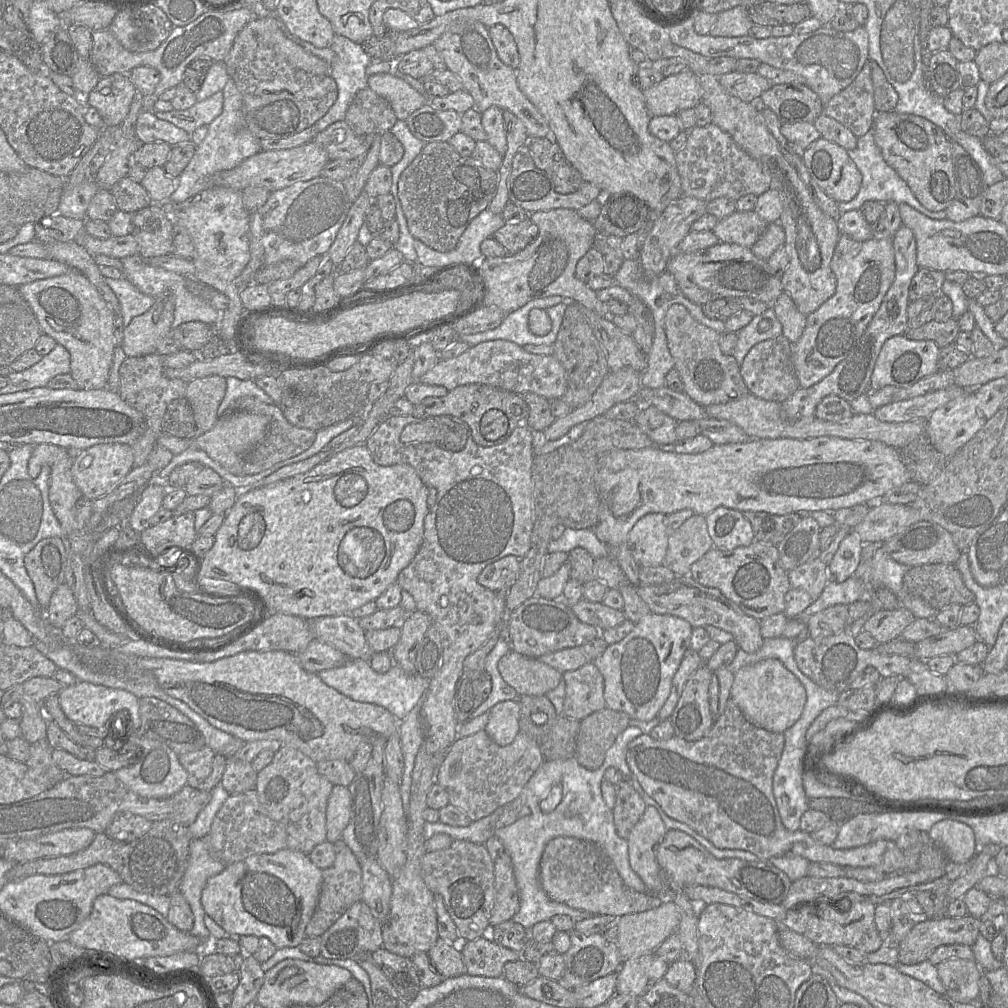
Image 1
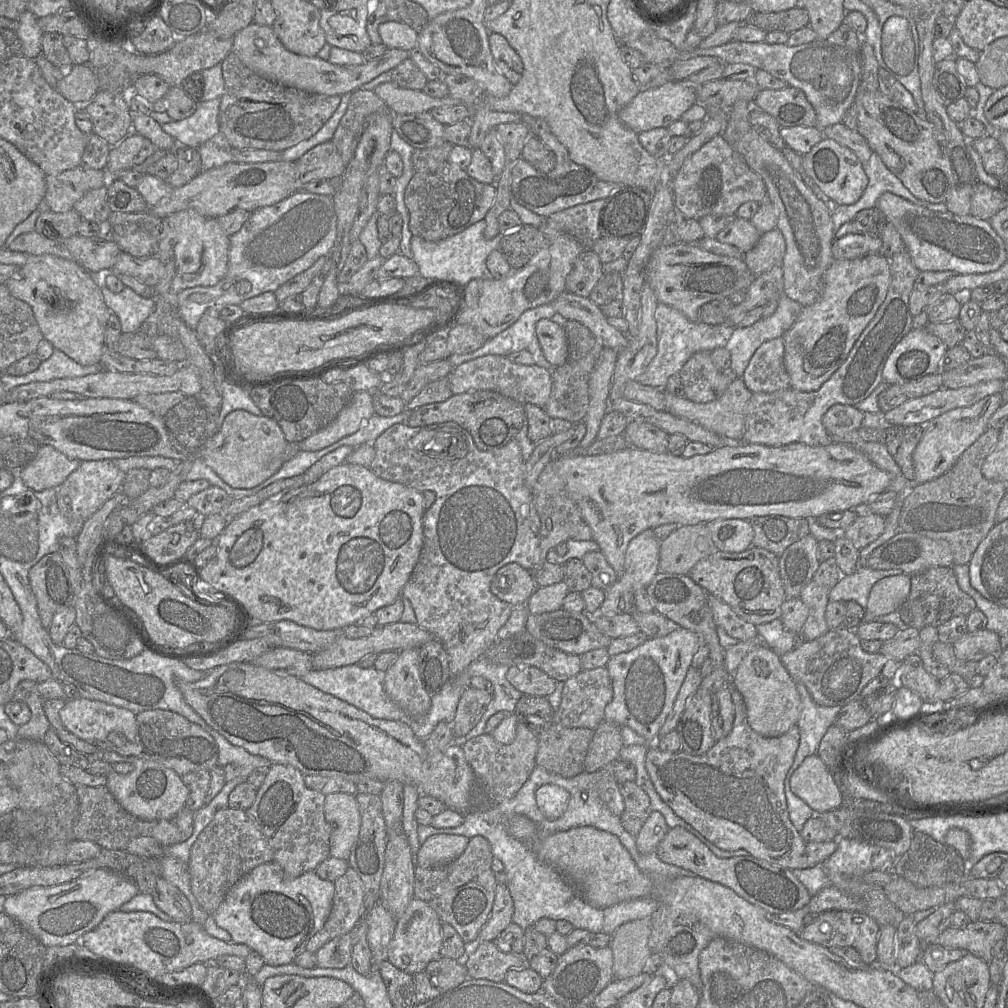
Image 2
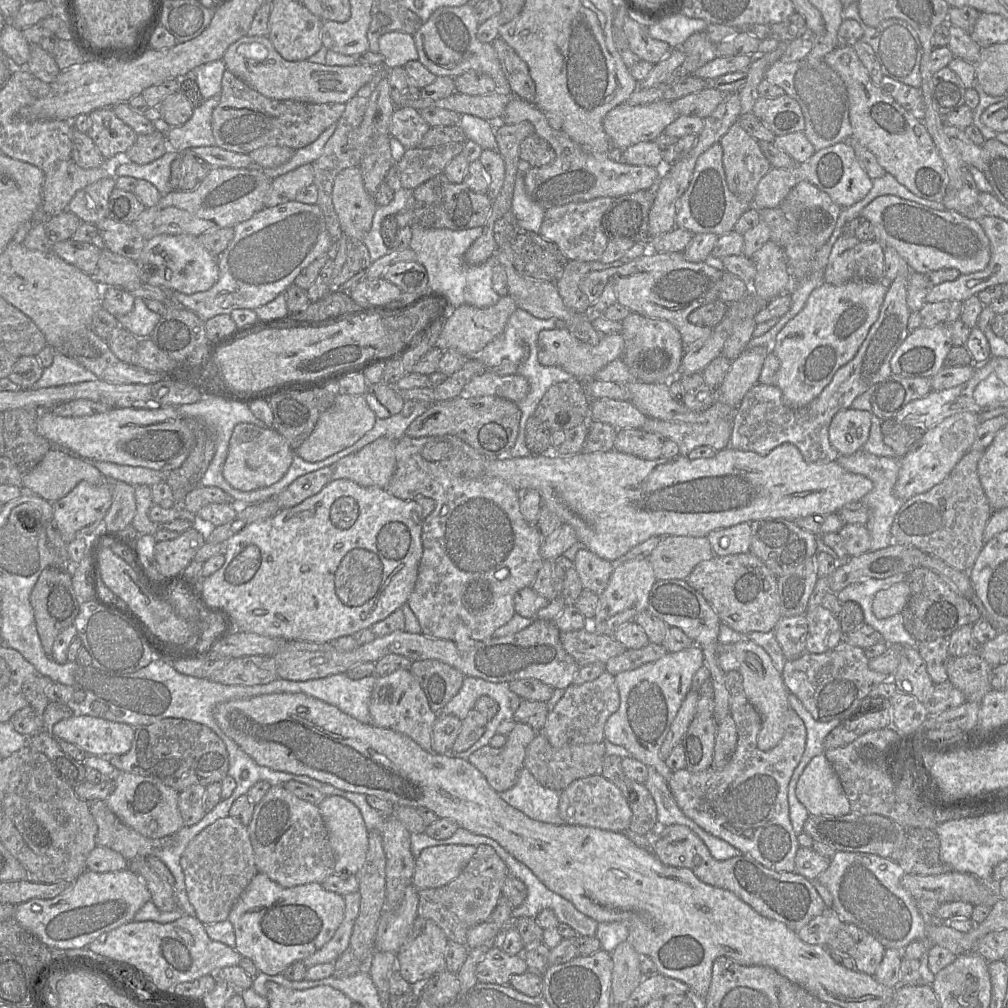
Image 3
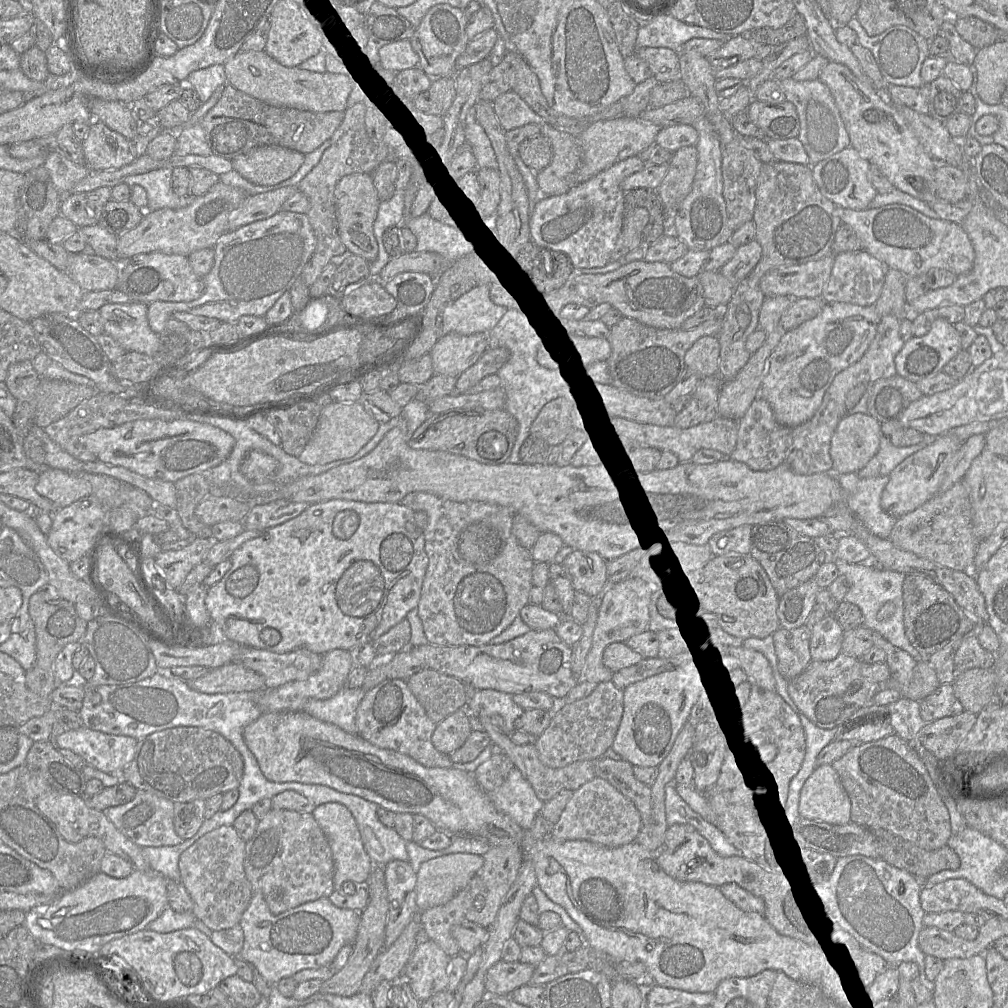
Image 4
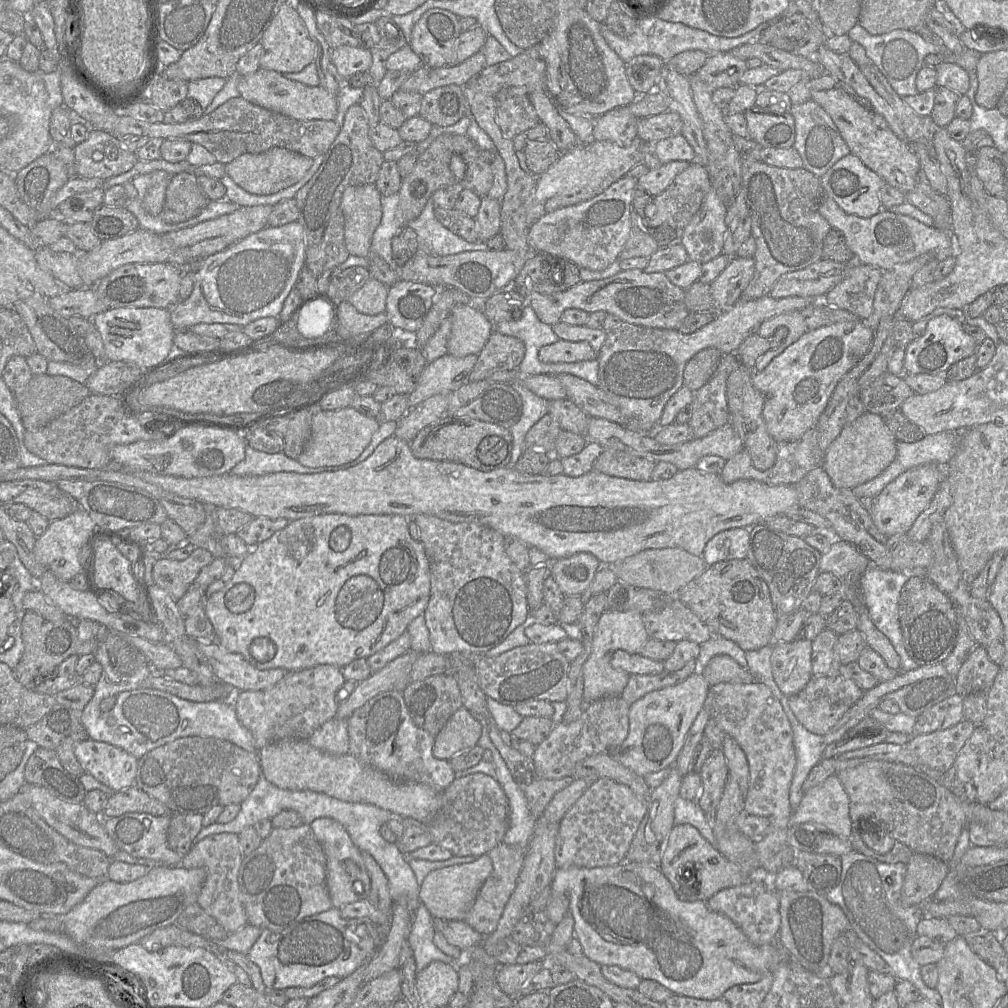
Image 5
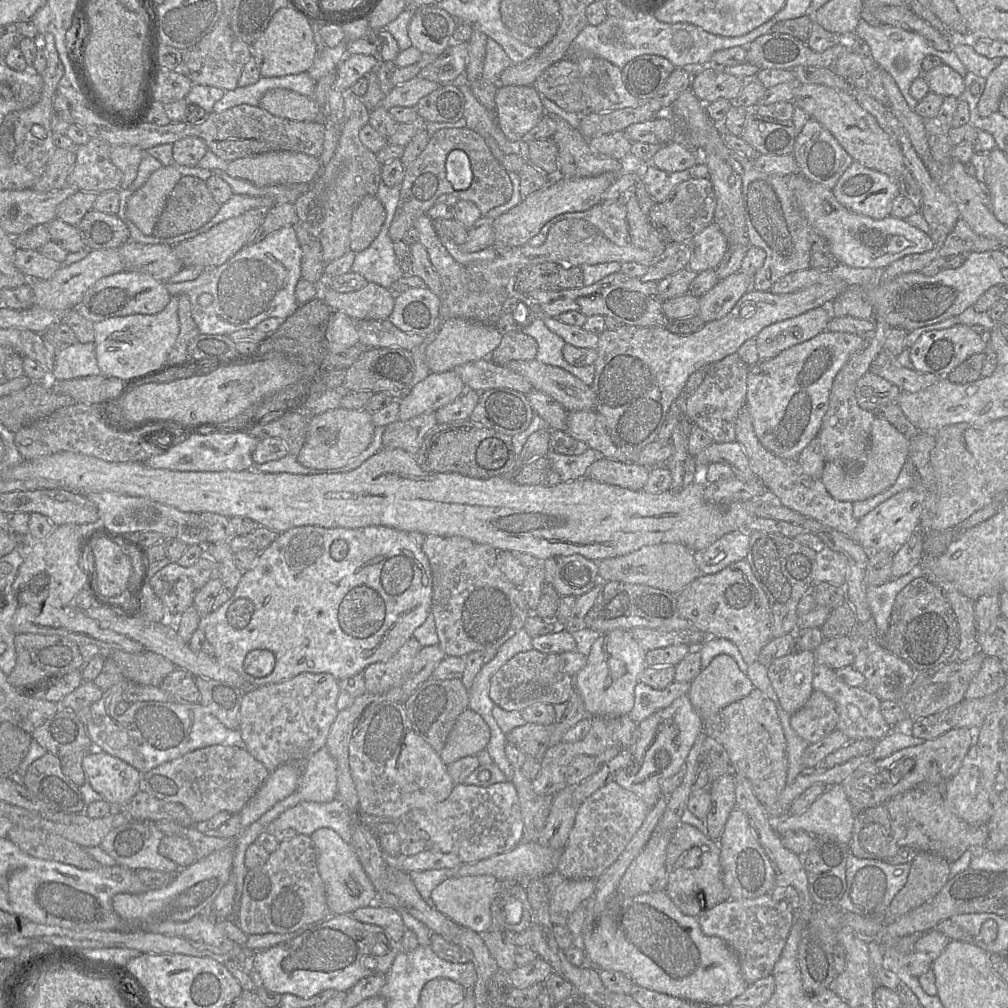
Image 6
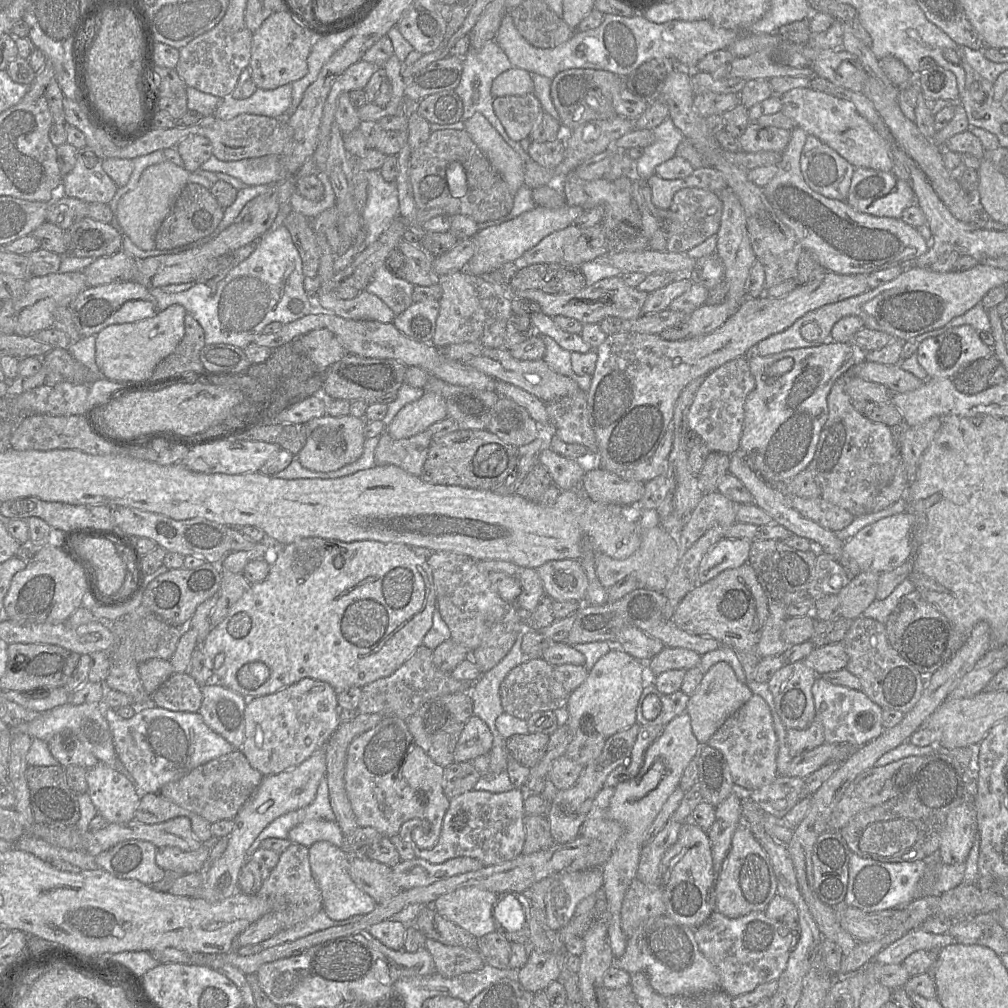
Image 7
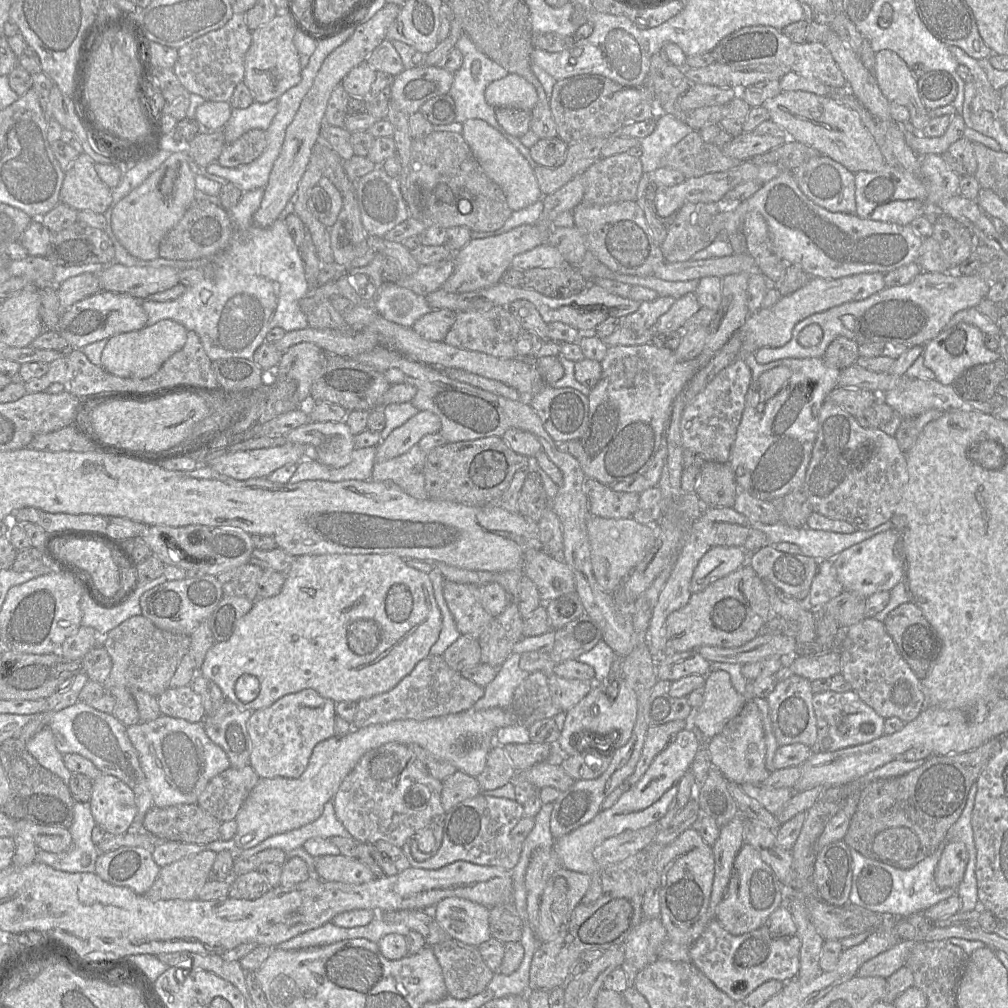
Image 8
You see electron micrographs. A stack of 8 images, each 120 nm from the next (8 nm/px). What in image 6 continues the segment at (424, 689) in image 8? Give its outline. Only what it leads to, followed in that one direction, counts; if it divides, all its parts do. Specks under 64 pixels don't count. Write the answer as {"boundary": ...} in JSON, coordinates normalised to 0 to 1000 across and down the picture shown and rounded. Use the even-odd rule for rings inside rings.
{"boundary":[[[409,631],[386,655],[364,661],[360,667],[363,688],[379,689],[397,679],[406,668],[418,643]]]}

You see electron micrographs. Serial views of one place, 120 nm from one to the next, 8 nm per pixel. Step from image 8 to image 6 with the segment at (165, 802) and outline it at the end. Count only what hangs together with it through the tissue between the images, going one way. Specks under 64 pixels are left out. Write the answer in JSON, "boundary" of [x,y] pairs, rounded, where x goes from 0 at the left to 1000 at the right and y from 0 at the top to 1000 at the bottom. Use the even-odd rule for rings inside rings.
{"boundary":[[[139,695],[130,697],[121,709],[114,708],[112,699],[99,719],[90,713],[84,723],[92,742],[122,754],[139,767],[205,740],[244,741],[237,723],[226,723],[198,697]]]}

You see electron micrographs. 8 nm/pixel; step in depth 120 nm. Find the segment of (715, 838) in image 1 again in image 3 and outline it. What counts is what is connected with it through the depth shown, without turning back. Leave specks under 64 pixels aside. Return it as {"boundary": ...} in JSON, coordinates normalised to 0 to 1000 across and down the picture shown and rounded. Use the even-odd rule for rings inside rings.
{"boundary":[[[732,665],[719,668],[720,680],[724,688],[724,707],[729,715],[732,734],[729,747],[716,763],[702,762],[695,766],[686,766],[682,762],[667,766],[662,775],[664,783],[676,805],[700,825],[714,831],[770,865],[788,865],[789,849],[793,842],[783,811],[782,779],[792,760],[800,739],[800,722],[797,714],[784,701],[778,709],[778,729],[775,735],[763,745],[755,745],[751,740],[756,714],[750,702],[744,697],[737,683],[737,674]]]}

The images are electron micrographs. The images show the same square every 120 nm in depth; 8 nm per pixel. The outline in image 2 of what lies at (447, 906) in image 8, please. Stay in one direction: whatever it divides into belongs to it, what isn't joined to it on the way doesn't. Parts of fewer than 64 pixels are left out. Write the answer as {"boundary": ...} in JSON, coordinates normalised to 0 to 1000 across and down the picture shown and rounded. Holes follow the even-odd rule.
{"boundary":[[[433,827],[417,839],[413,859],[430,861],[453,852],[462,842],[465,831],[456,828]]]}

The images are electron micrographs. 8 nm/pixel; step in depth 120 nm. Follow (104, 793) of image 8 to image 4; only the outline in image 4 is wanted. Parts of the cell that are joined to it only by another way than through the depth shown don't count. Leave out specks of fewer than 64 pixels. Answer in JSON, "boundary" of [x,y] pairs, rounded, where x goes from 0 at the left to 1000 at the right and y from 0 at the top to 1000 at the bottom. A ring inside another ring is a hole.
{"boundary":[[[81,720],[60,728],[56,733],[60,742],[70,744],[80,750],[86,759],[89,759],[107,768],[119,768],[133,752],[136,734],[129,730],[105,728]]]}

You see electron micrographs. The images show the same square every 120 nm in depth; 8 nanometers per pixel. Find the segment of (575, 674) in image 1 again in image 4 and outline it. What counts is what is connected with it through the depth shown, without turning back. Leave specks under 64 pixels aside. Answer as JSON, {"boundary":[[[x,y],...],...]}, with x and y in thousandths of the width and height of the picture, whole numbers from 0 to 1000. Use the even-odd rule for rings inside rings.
{"boundary":[[[606,675],[592,679],[584,690],[562,697],[530,735],[536,755],[544,761],[557,762],[571,755],[598,751],[612,728],[619,705],[618,693],[619,687]]]}

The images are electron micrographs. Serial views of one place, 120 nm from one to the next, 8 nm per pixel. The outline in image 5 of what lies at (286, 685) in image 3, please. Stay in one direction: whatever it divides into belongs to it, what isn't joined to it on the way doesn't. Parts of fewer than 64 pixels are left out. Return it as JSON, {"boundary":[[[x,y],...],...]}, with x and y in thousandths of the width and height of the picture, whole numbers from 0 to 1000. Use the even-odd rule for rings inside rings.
{"boundary":[[[327,713],[312,725],[306,736],[311,741],[329,749],[346,747],[345,714]]]}

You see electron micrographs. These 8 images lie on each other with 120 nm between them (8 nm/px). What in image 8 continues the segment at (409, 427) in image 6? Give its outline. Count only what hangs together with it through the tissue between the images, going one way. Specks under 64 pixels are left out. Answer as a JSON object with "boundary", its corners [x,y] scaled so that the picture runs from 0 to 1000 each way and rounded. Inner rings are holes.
{"boundary":[[[415,440],[401,450],[383,457],[372,457],[368,475],[388,478],[410,494],[426,494],[421,480],[421,461],[424,449]]]}

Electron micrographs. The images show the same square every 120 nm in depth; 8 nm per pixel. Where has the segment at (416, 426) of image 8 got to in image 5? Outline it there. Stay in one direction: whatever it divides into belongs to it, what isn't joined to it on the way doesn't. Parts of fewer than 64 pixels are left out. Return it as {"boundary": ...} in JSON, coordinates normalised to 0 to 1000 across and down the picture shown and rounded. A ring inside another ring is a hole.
{"boundary":[[[445,350],[425,360],[413,385],[405,392],[405,407],[434,391],[446,391],[465,379],[474,352],[451,354]]]}

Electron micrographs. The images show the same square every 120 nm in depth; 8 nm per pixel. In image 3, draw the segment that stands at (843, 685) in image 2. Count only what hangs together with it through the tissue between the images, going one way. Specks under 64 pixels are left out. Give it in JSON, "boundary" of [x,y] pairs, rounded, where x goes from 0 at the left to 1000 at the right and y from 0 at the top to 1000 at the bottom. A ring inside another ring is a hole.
{"boundary":[[[836,633],[828,643],[817,648],[799,647],[791,654],[781,655],[776,673],[781,685],[791,690],[809,714],[837,715],[862,691],[868,682],[884,674],[882,670],[864,665],[861,659],[862,654],[857,645]]]}

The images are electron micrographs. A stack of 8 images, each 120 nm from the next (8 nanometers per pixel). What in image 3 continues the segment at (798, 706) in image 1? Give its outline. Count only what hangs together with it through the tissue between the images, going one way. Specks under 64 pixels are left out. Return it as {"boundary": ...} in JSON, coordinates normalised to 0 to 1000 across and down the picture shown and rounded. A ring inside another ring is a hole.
{"boundary":[[[741,631],[736,636],[728,639],[713,638],[713,650],[721,647],[727,648],[731,653],[733,657],[732,666],[737,674],[740,691],[750,702],[756,714],[755,724],[751,732],[751,740],[755,745],[763,745],[775,735],[778,729],[778,709],[784,703],[782,695],[783,686],[778,679],[776,668],[768,662],[763,649]]]}

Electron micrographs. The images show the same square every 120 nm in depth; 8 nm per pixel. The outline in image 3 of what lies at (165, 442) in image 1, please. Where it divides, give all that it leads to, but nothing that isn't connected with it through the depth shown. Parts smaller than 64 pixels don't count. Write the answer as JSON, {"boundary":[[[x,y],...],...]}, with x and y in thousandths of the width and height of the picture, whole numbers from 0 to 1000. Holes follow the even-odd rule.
{"boundary":[[[237,420],[232,424],[227,438],[221,472],[232,485],[240,488],[267,483],[284,470],[290,459],[291,450],[292,447],[273,425]]]}

